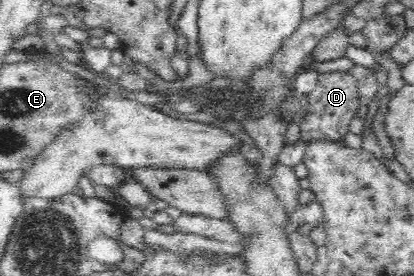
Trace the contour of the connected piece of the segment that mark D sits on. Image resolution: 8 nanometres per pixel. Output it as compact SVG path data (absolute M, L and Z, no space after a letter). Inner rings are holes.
M348 71L318 74L316 87L309 92L309 110L299 123L300 135L309 144L313 140L339 141L349 134L349 124L359 108L359 92L355 77Z

